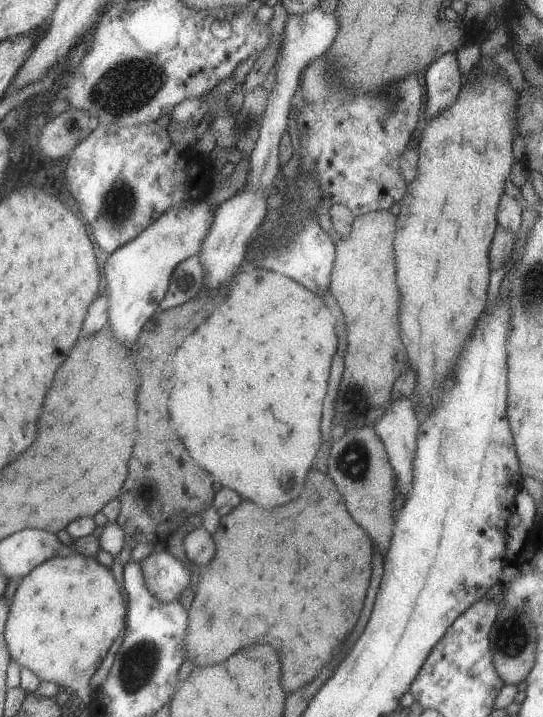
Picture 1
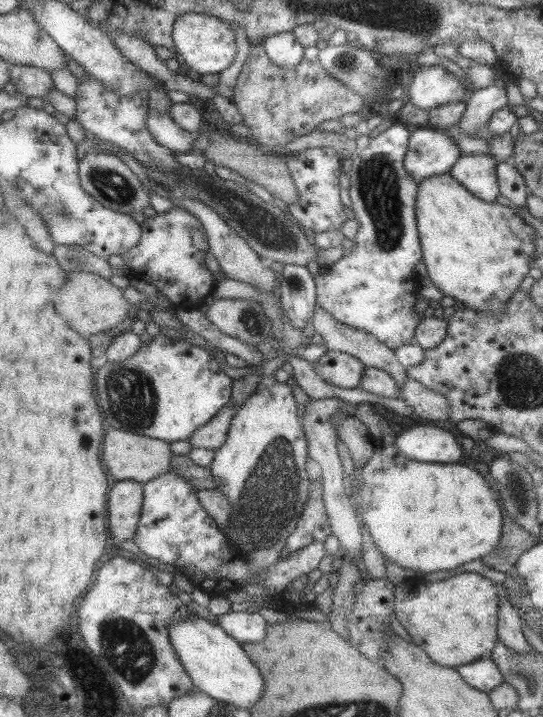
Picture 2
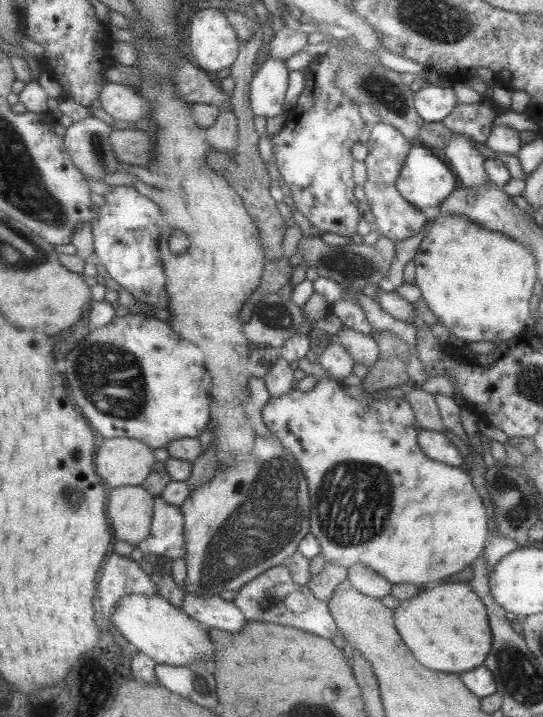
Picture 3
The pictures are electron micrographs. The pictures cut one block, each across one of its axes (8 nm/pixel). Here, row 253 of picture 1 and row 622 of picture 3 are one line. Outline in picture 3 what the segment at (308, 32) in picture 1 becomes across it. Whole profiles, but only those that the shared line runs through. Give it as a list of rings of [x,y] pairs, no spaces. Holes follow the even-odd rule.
[[[183,591],[183,607],[180,609],[208,629],[240,632],[248,621],[233,601],[223,600],[220,595],[203,598]]]

